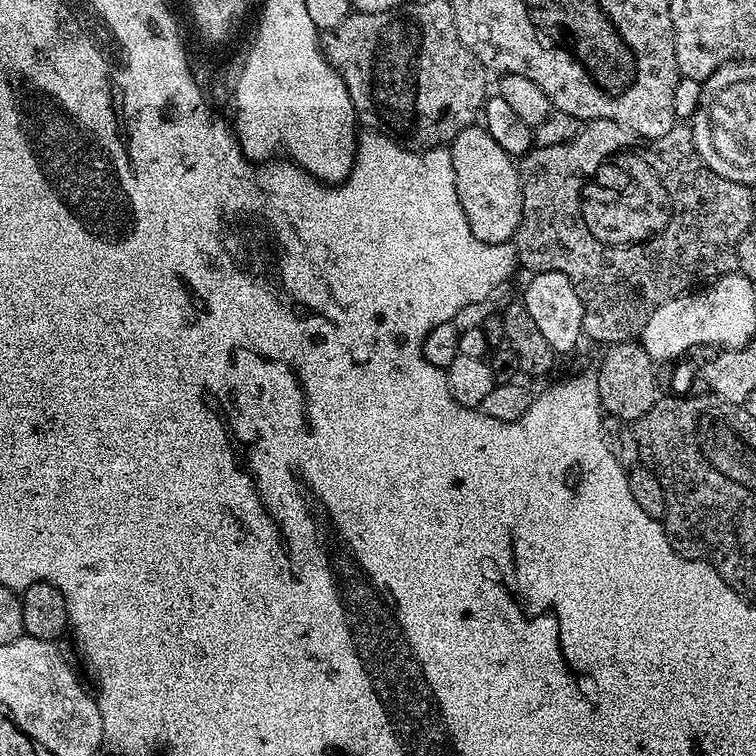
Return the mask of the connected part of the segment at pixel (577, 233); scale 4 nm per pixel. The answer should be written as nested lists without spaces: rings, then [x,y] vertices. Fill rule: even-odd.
[[[589,120],[581,127],[580,132],[570,142],[562,142],[562,146],[533,147],[519,161],[520,189],[522,190],[522,218],[520,228],[514,237],[514,247],[519,263],[529,268],[529,273],[561,272],[570,278],[574,290],[578,290],[578,298],[582,302],[583,335],[597,340],[603,346],[619,344],[643,333],[648,319],[668,300],[691,293],[697,286],[707,285],[720,276],[729,276],[738,269],[738,242],[749,235],[752,224],[752,191],[746,184],[730,181],[720,177],[694,155],[692,129],[688,126],[677,126],[670,134],[647,140],[638,138],[633,132],[609,120],[597,123]]]

